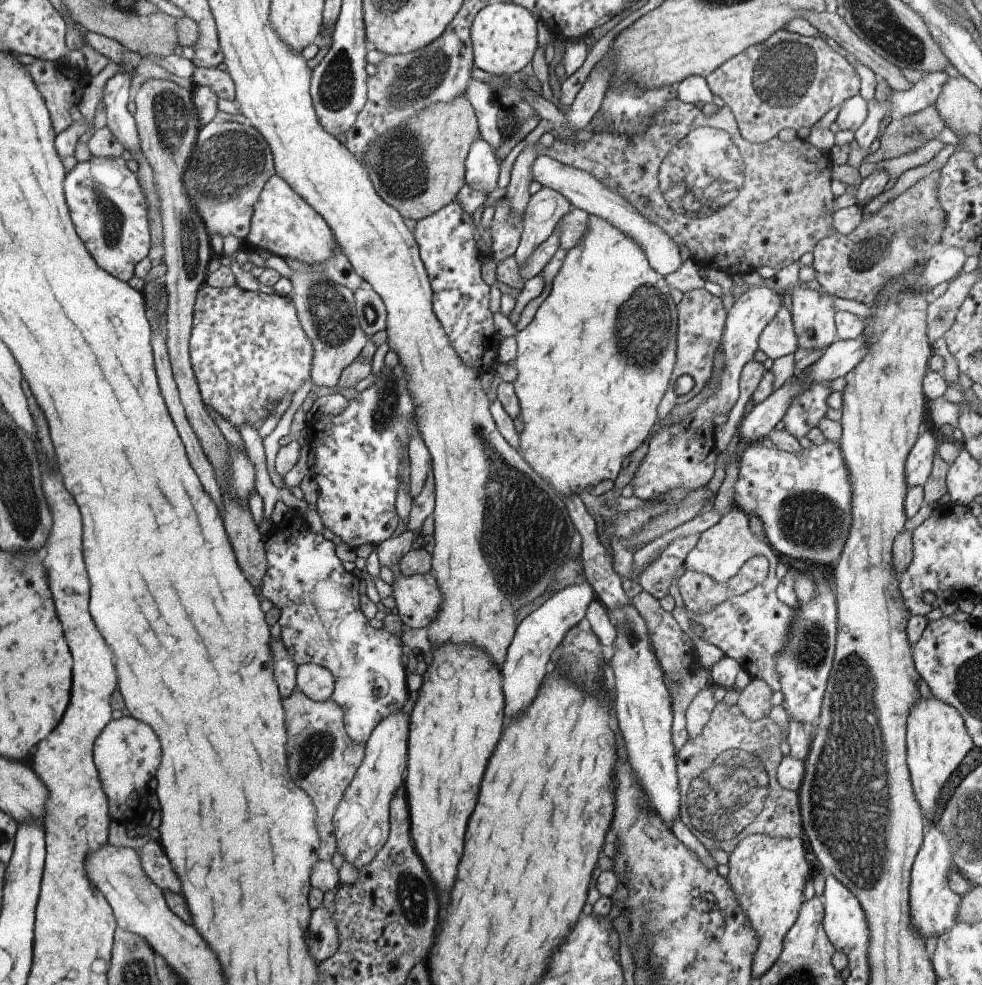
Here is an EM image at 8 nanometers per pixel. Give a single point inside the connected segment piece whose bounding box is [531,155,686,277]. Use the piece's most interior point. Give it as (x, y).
(583, 191)

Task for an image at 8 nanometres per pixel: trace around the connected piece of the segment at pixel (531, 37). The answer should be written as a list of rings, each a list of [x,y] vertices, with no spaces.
[[[488,3],[476,13],[471,26],[475,66],[496,77],[516,76],[536,52],[536,28],[538,20],[527,8],[514,3]]]

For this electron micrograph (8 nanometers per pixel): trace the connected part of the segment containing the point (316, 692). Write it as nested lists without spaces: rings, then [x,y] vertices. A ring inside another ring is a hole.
[[[302,663],[297,670],[297,690],[314,701],[328,701],[336,688],[334,675],[316,663]]]

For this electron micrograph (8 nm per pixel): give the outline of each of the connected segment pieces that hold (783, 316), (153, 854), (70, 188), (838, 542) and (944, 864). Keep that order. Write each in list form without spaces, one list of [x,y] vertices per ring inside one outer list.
[[[784,305],[760,333],[759,348],[766,353],[767,358],[775,359],[790,352],[795,353],[797,346],[791,311]]]
[[[150,840],[144,847],[138,848],[137,853],[141,857],[141,863],[145,869],[145,873],[164,892],[180,893],[183,896],[181,879],[169,855],[164,854],[164,850],[160,848],[158,840]]]
[[[92,155],[90,160],[78,161],[65,178],[65,193],[76,232],[97,265],[128,283],[138,264],[148,256],[151,234],[140,180],[126,167],[126,158]]]
[[[826,439],[823,444],[802,448],[795,453],[750,444],[738,461],[734,508],[741,510],[746,516],[757,516],[762,521],[766,541],[776,554],[812,566],[834,566],[844,550],[853,521],[853,516],[850,515],[853,490],[839,443]]]
[[[931,826],[925,832],[923,843],[915,856],[911,870],[909,886],[909,905],[911,908],[911,927],[925,941],[932,936],[942,936],[958,922],[957,916],[961,898],[949,887],[949,872],[954,868],[952,849],[945,835],[938,826]]]

